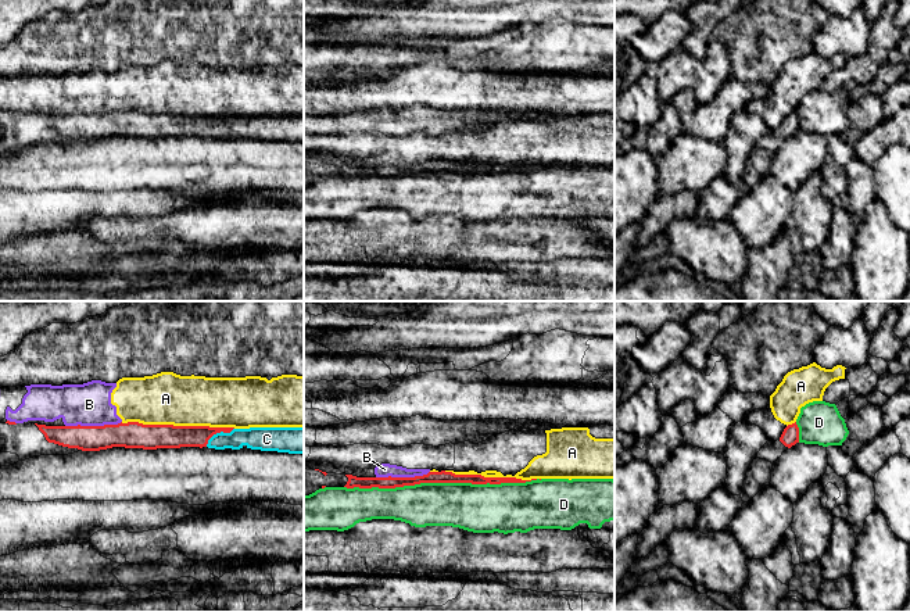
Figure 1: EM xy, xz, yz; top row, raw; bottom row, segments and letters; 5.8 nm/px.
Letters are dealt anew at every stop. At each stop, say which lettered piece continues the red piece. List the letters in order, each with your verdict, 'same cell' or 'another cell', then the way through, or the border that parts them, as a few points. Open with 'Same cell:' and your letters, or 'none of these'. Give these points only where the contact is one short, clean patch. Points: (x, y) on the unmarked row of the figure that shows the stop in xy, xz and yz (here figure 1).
Same cell: C
A: another cell
B: another cell
C: same cell; way xy (175, 125), (212, 125), (218, 121), (224, 126), (254, 126)
D: another cell

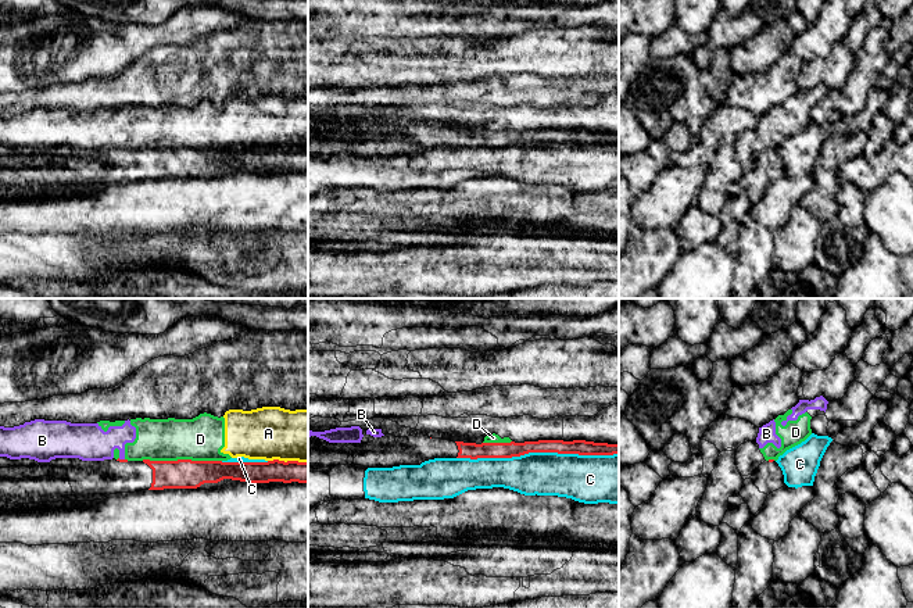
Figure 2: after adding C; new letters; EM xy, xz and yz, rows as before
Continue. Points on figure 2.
Same cell: none of these
A: another cell
B: another cell; border xy (118, 147), (124, 149)
C: another cell
D: another cell

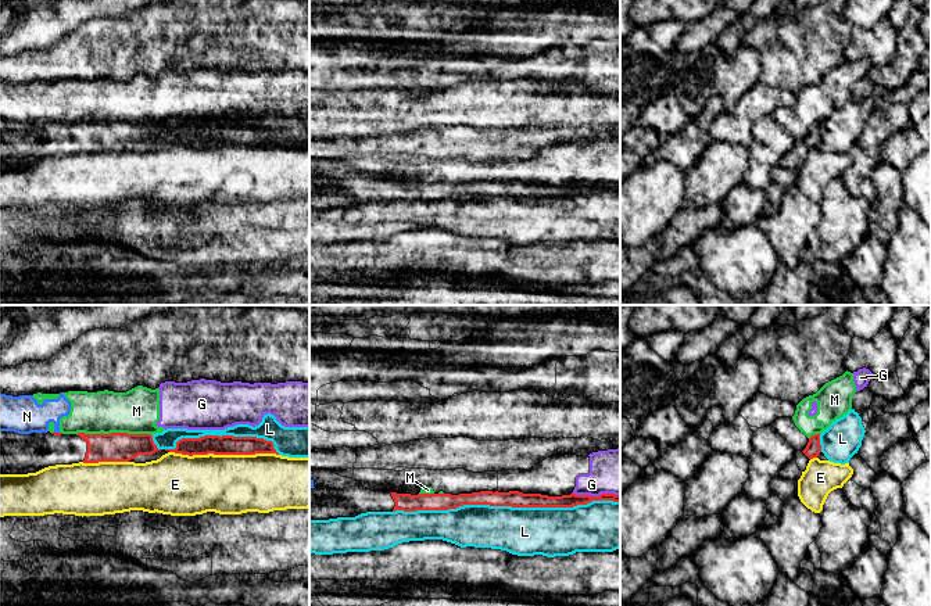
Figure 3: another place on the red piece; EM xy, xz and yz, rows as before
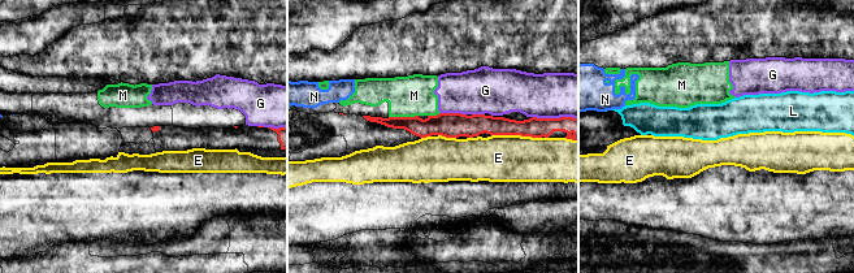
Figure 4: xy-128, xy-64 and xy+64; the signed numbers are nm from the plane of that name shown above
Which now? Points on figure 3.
Same cell: none of these
E: another cell
G: another cell
L: another cell
M: another cell
N: another cell; border xy (54, 121), (58, 122)

